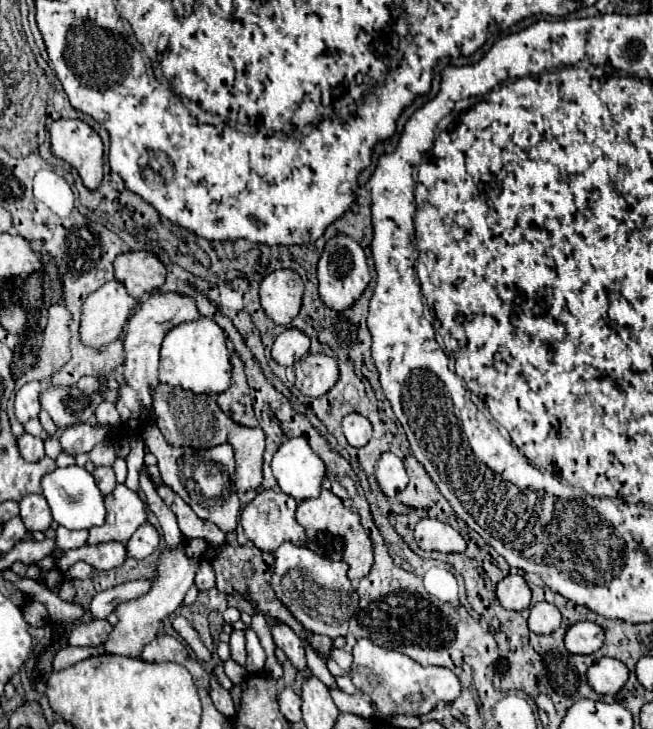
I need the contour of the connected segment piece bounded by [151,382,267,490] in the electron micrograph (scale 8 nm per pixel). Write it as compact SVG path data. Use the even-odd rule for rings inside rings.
M159 382L153 390L153 416L155 424L163 432L163 436L173 446L193 446L193 448L211 448L223 442L229 442L235 450L235 488L237 490L251 490L259 488L263 482L263 452L265 452L265 432L261 426L249 428L237 424L229 414L225 414L219 404L217 396L213 394L195 394L181 386L169 386Z

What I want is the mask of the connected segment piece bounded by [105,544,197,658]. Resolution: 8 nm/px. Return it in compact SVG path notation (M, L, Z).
M181 544L177 550L167 550L165 554L161 554L157 558L157 572L159 572L159 576L153 580L151 590L143 598L137 598L131 602L121 602L115 608L119 622L115 624L113 632L109 634L109 638L105 642L105 650L109 654L121 654L121 656L133 656L133 658L137 658L141 654L143 646L157 636L159 622L181 606L189 586L193 584L197 564L189 562L189 558L183 552L183 544Z

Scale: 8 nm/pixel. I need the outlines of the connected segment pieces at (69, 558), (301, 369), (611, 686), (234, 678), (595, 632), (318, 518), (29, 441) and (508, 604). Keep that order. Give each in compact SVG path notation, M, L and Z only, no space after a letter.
M105 542L99 546L81 546L75 550L69 550L63 558L59 558L55 570L65 572L69 570L77 560L89 562L95 570L113 570L119 568L127 558L127 548L121 542Z
M309 352L295 364L295 376L295 386L303 394L317 398L335 386L339 380L339 366L337 360L327 354Z
M601 658L587 670L587 680L591 688L599 694L617 694L629 678L629 668L617 658Z
M227 660L227 662L225 662L225 674L229 676L229 680L231 680L233 684L241 684L241 682L245 680L245 676L247 676L247 668L239 666L239 664L233 662L233 660Z
M577 622L565 634L567 650L573 654L593 654L603 646L603 640L605 630L595 622Z
M321 490L317 498L303 500L297 506L297 522L307 530L307 536L311 540L311 550L319 554L339 554L341 560L349 564L349 578L361 580L369 574L373 566L373 542L371 536L361 526L361 518L357 510L345 506L339 496L335 496L331 490Z
M23 434L17 442L19 442L19 450L21 450L21 454L23 454L25 460L37 462L39 458L45 456L45 448L43 448L45 442L41 438L37 438L33 434Z
M513 574L497 584L497 598L507 610L525 610L531 604L531 588L521 574Z

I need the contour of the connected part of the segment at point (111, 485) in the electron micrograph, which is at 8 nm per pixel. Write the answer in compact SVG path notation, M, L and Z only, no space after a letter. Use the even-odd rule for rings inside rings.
M99 466L93 470L95 474L95 480L99 482L99 490L103 490L103 496L111 494L117 486L117 480L115 480L115 472L111 466Z

